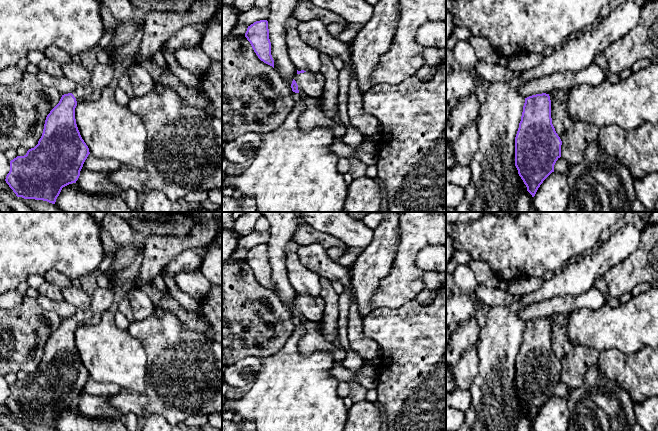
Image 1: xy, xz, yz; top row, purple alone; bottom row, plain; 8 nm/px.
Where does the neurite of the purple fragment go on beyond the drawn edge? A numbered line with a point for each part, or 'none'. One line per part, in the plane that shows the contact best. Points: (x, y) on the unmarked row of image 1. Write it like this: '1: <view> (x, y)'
1: xz (312, 309)

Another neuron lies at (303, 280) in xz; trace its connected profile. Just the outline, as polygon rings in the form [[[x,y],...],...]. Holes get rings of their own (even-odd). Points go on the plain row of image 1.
[[[287,252],[285,266],[290,284],[298,295],[320,295],[320,276],[303,265],[296,252]]]

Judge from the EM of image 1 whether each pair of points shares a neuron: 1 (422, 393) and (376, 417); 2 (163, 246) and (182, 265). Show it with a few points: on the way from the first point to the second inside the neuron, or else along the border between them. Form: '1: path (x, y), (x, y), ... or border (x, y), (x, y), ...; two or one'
1: border (382, 412), (384, 416); two
2: border (196, 250), (183, 250), (176, 254), (161, 273); two

